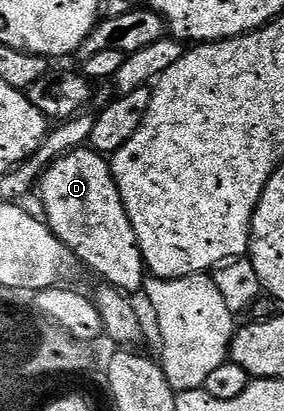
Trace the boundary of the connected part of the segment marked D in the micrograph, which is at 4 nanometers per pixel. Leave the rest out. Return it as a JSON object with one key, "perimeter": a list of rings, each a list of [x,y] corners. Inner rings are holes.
{"perimeter":[[[84,146],[73,152],[66,152],[57,158],[37,181],[37,192],[43,199],[43,212],[46,224],[68,250],[72,251],[84,269],[96,272],[106,283],[116,287],[124,294],[138,293],[144,284],[145,265],[143,255],[137,242],[137,234],[127,217],[125,206],[121,202],[121,194],[117,190],[117,182],[111,173],[110,163],[100,153]]]}

